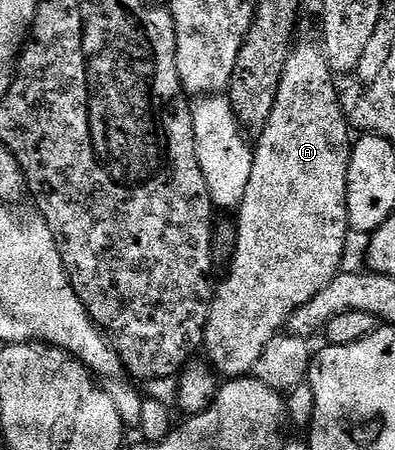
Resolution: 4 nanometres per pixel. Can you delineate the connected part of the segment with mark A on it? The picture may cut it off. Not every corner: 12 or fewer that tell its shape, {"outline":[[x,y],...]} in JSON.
{"outline":[[315,41],[254,142],[203,353],[251,375],[341,273],[354,138]]}

